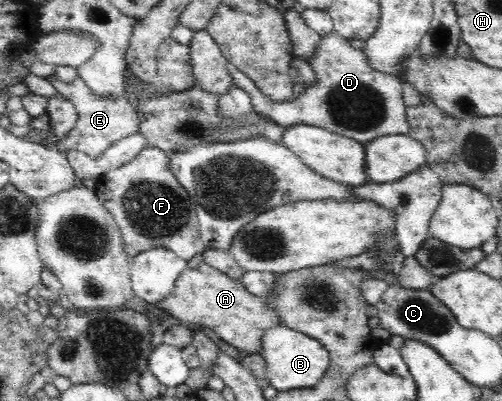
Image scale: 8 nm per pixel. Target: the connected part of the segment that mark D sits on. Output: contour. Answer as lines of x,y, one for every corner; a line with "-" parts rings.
335,31
321,36
308,63
315,71
315,84
305,87
305,92
295,100
284,103
269,102
255,82
234,64
227,62
227,71
233,84
250,94
254,111
277,124
318,126
365,144
380,136
408,134
410,122
403,98
403,82
371,69
363,50
351,47
348,39

